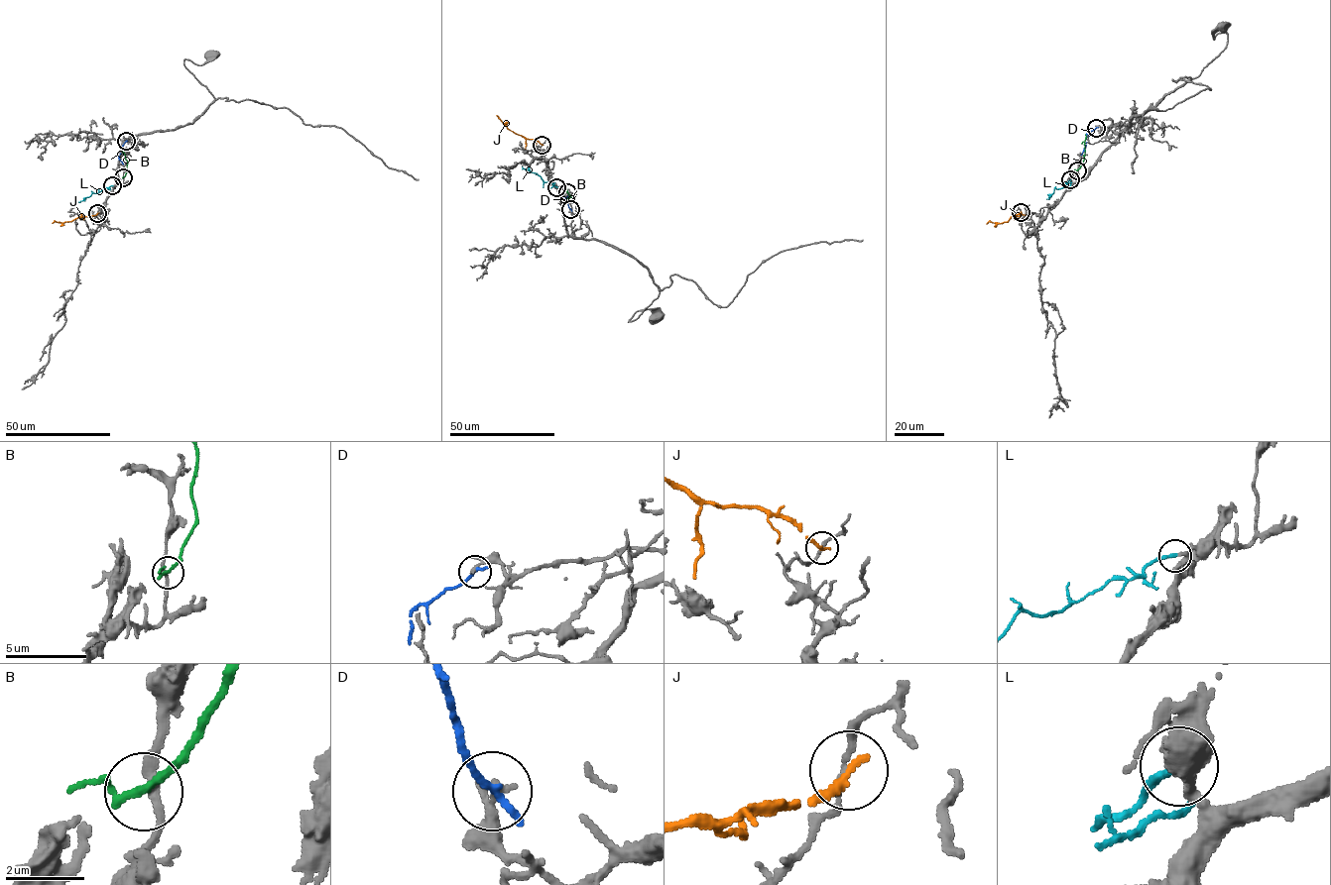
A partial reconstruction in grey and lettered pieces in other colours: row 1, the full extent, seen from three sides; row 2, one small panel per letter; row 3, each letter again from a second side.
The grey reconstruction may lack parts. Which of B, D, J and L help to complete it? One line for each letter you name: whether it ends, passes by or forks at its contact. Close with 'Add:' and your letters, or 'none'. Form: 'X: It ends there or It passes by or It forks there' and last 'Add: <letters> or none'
L: It ends there
Add: L

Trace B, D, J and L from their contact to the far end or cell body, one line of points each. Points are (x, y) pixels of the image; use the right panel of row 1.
B: (1077, 170), (1082, 163), (1085, 134)
D: (1096, 128), (1086, 134), (1085, 147), (1080, 155)
J: (1021, 212), (1008, 221), (986, 224)
L: (1070, 180), (1064, 187), (1055, 188), (1046, 199)

